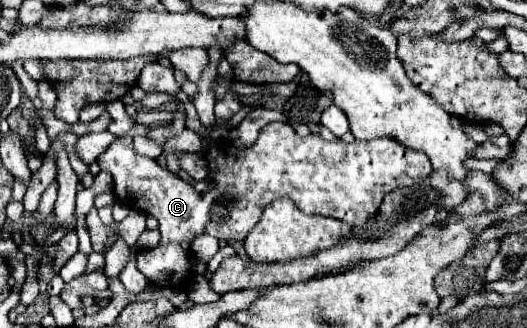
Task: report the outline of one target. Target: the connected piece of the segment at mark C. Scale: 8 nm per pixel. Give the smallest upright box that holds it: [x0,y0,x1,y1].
[97,123,433,289]

